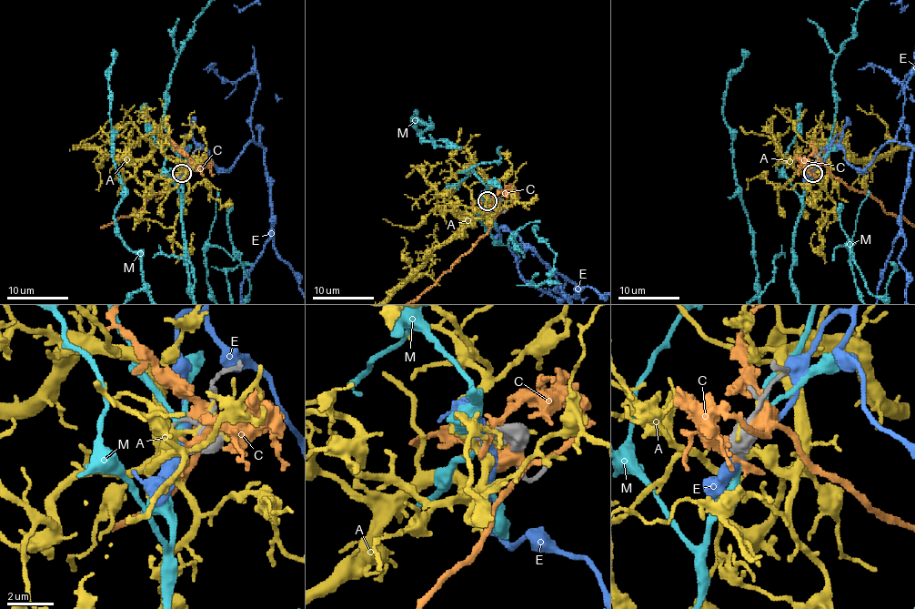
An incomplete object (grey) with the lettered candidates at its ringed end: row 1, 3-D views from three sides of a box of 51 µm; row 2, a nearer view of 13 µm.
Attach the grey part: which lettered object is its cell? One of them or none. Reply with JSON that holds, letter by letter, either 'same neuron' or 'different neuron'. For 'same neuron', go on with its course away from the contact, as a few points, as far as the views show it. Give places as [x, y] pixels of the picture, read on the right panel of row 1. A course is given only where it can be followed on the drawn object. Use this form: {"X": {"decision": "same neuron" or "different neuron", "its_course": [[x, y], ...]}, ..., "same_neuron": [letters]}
{"A": {"decision": "different neuron"}, "C": {"decision": "different neuron"}, "E": {"decision": "different neuron"}, "M": {"decision": "different neuron"}, "same_neuron": []}

